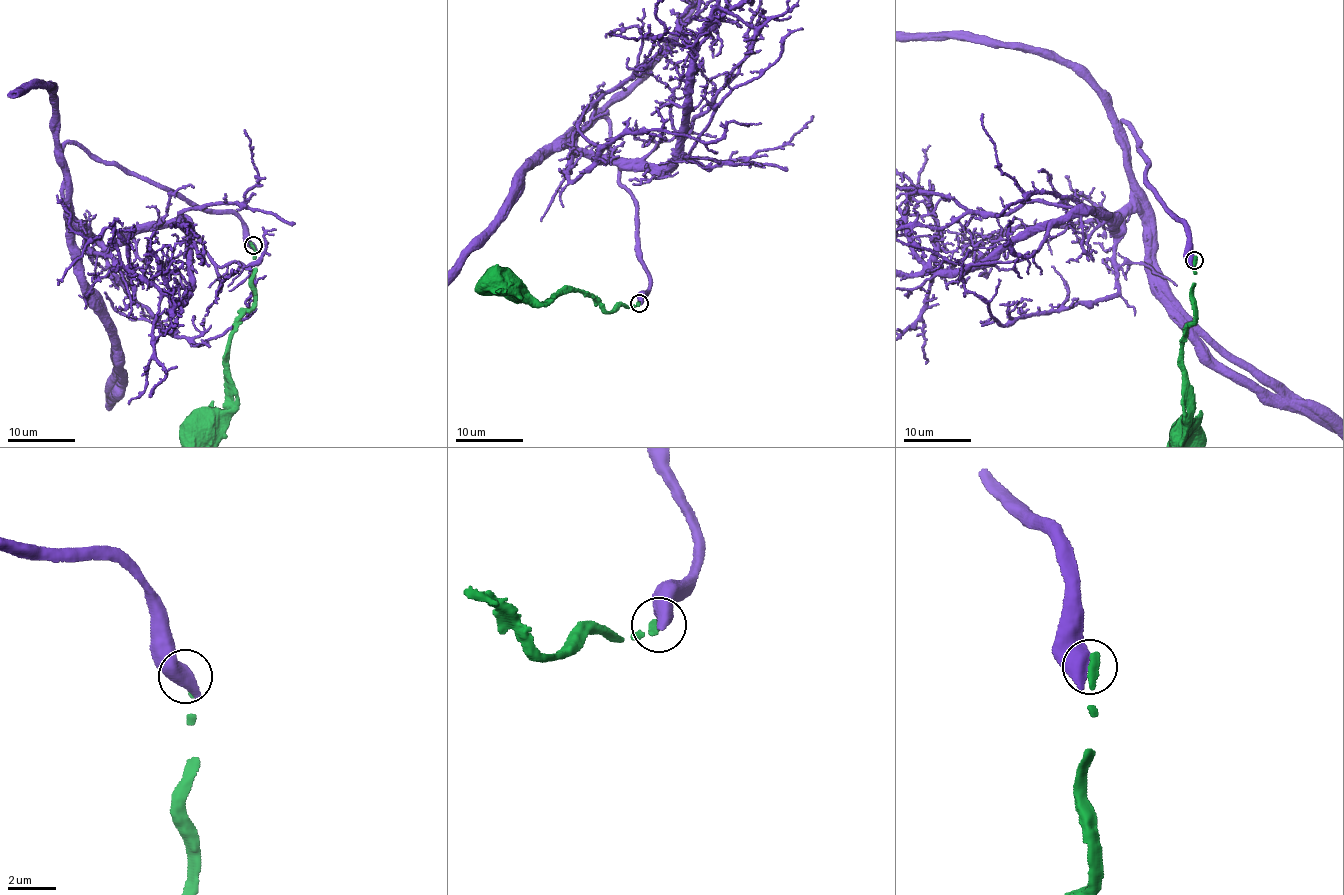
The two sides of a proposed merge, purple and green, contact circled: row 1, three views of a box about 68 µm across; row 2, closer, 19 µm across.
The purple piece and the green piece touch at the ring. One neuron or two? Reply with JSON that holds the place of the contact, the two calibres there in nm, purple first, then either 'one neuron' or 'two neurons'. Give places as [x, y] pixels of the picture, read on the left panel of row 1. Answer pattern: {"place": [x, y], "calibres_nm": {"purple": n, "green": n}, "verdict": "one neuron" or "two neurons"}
{"place": [253, 245], "calibres_nm": {"purple": 750, "green": 360}, "verdict": "two neurons"}

